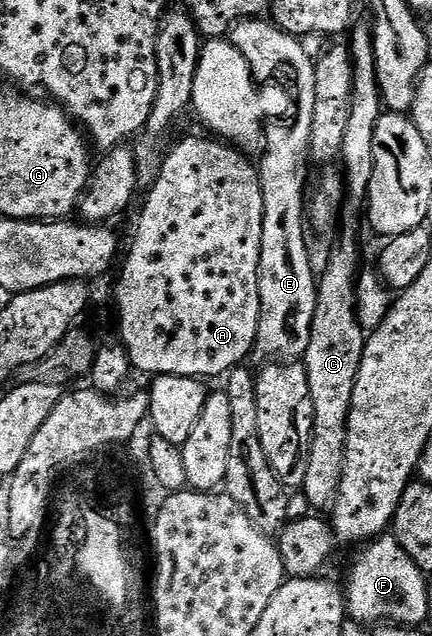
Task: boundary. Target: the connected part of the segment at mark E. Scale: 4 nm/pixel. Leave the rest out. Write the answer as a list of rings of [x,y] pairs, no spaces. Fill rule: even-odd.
[[[251,17],[249,19],[242,19],[235,23],[230,28],[228,42],[236,49],[240,49],[240,53],[244,57],[244,61],[248,61],[248,65],[252,69],[255,80],[262,85],[277,85],[279,88],[286,87],[286,91],[290,94],[290,103],[294,108],[283,114],[277,121],[279,123],[271,122],[264,131],[264,148],[266,152],[262,155],[262,163],[258,167],[258,176],[260,177],[260,185],[264,193],[264,241],[260,245],[260,305],[262,312],[260,313],[260,325],[258,326],[258,336],[254,342],[254,349],[252,352],[253,358],[259,359],[259,364],[266,365],[269,363],[297,363],[303,358],[308,349],[308,345],[312,341],[312,323],[316,317],[316,301],[318,300],[318,279],[316,278],[316,267],[310,264],[310,247],[306,244],[306,219],[308,223],[308,191],[306,195],[306,163],[311,162],[310,158],[310,138],[312,137],[312,111],[316,109],[316,69],[314,68],[315,60],[310,59],[310,55],[306,52],[306,47],[301,38],[297,35],[290,35],[284,29],[280,29],[273,21],[267,21],[262,17]]]

